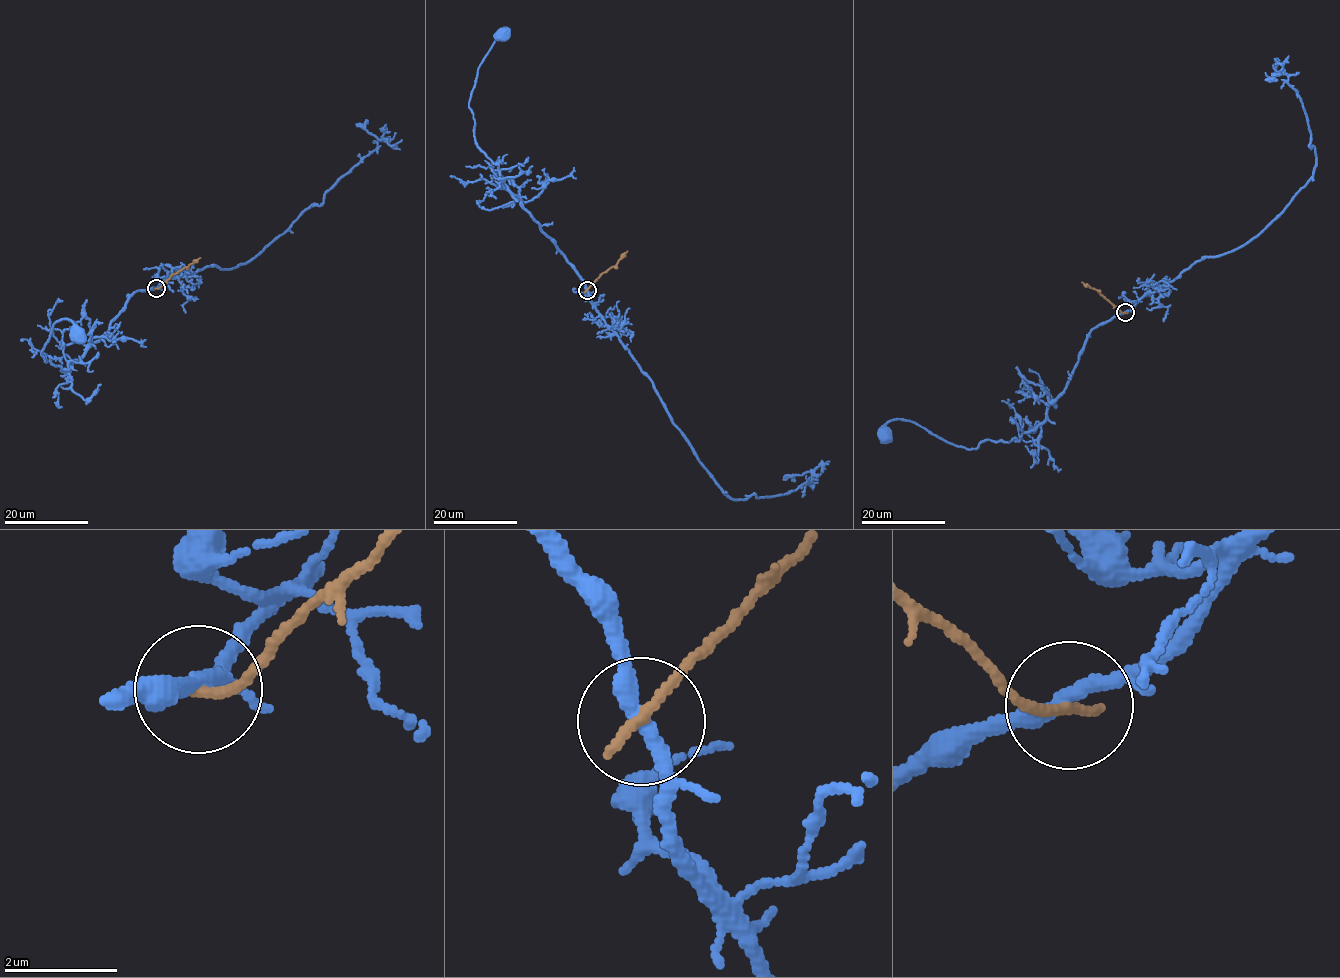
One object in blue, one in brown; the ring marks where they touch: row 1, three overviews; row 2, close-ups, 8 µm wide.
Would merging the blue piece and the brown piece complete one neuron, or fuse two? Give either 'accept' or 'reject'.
reject

